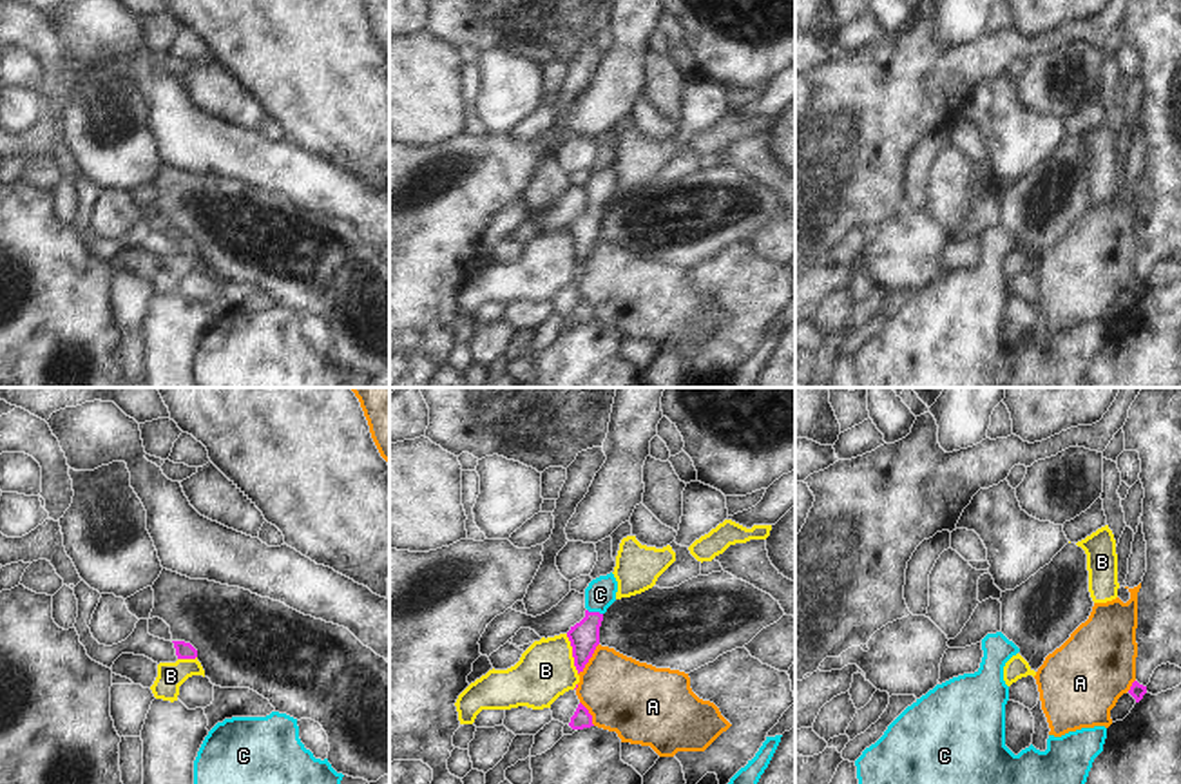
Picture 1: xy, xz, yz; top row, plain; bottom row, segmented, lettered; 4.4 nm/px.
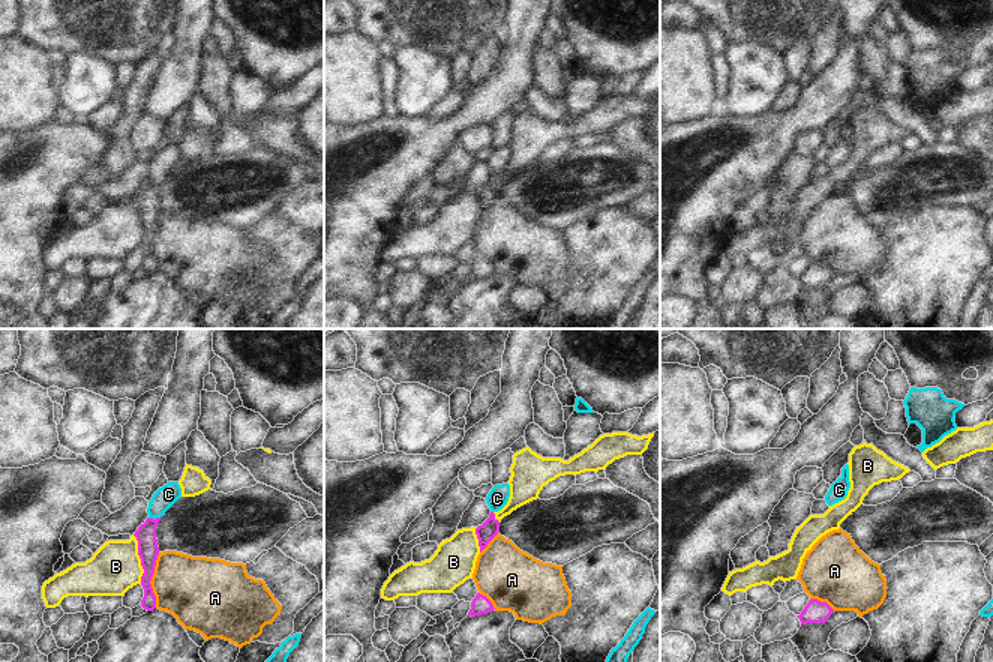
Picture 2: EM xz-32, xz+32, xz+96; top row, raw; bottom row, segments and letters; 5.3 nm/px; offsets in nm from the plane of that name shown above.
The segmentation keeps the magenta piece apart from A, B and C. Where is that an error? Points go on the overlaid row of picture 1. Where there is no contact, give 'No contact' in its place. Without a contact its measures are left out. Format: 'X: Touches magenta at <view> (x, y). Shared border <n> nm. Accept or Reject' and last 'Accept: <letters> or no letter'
A: Touches magenta at xz (589, 658). Shared border 170 nm. Reject
B: Touches magenta at xz (573, 654). Shared border 190 nm. Reject
C: Touches magenta at xz (595, 612). Shared border 80 nm. Accept
Accept: C.

